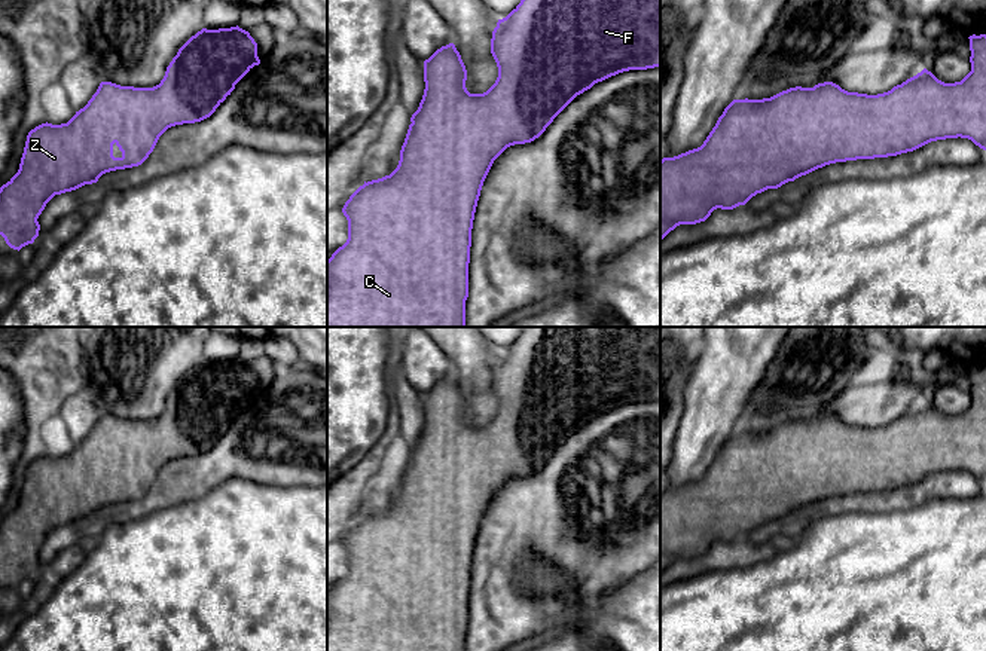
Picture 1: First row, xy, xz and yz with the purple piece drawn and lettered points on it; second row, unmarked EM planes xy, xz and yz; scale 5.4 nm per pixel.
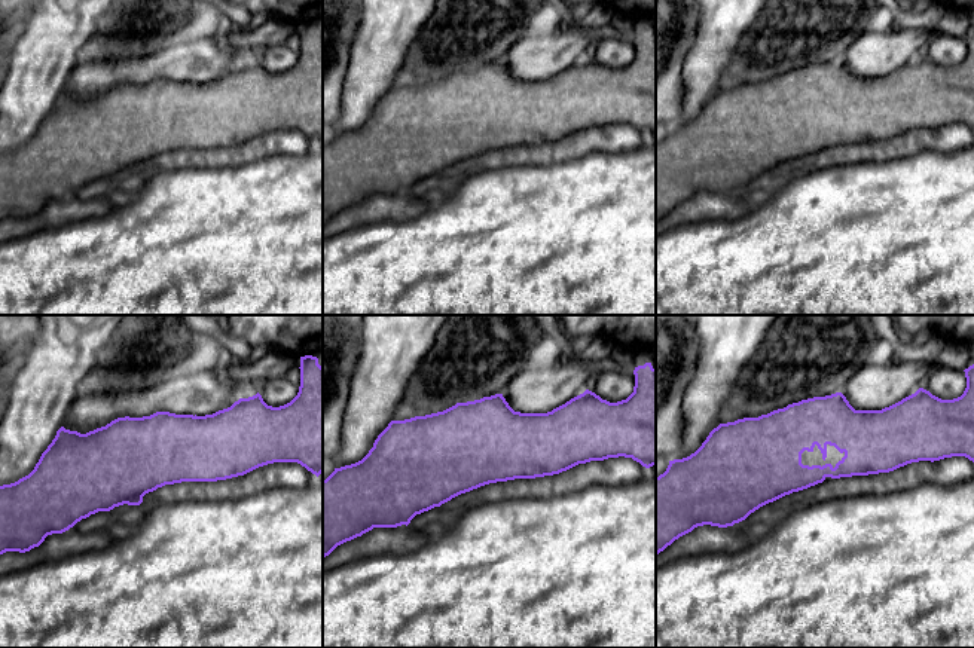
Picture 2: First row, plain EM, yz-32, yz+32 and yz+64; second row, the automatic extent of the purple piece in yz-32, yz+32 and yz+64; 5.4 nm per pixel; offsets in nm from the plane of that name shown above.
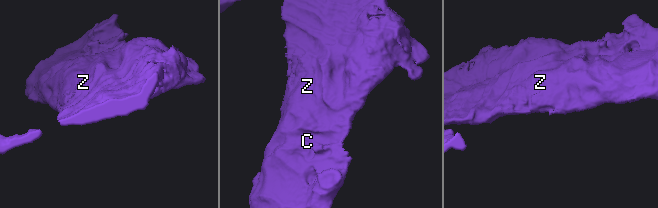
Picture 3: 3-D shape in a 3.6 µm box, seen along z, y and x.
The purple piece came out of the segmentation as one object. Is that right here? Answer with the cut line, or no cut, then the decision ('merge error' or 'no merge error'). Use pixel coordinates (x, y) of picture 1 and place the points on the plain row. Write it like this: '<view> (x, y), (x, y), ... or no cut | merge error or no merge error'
no cut | no merge error

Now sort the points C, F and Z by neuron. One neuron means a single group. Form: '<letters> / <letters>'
C F Z

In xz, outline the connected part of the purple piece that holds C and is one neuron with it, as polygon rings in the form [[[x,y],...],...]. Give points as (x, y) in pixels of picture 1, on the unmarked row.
[[[525,327],[506,351],[498,352],[492,364],[491,386],[498,400],[498,410],[483,427],[467,424],[467,403],[454,376],[442,379],[424,394],[424,428],[410,450],[412,456],[397,501],[390,508],[364,514],[342,541],[348,553],[348,572],[327,593],[327,651],[465,651],[473,553],[483,514],[494,493],[510,479],[538,471],[577,428],[595,416],[623,404],[660,400],[660,327]]]

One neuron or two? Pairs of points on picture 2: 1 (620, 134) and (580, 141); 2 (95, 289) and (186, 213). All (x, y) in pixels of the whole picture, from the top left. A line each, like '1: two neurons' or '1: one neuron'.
1: one neuron
2: one neuron

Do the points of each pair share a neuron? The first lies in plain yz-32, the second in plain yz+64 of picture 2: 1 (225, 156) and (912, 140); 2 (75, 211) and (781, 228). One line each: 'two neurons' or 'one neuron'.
1: one neuron
2: two neurons

